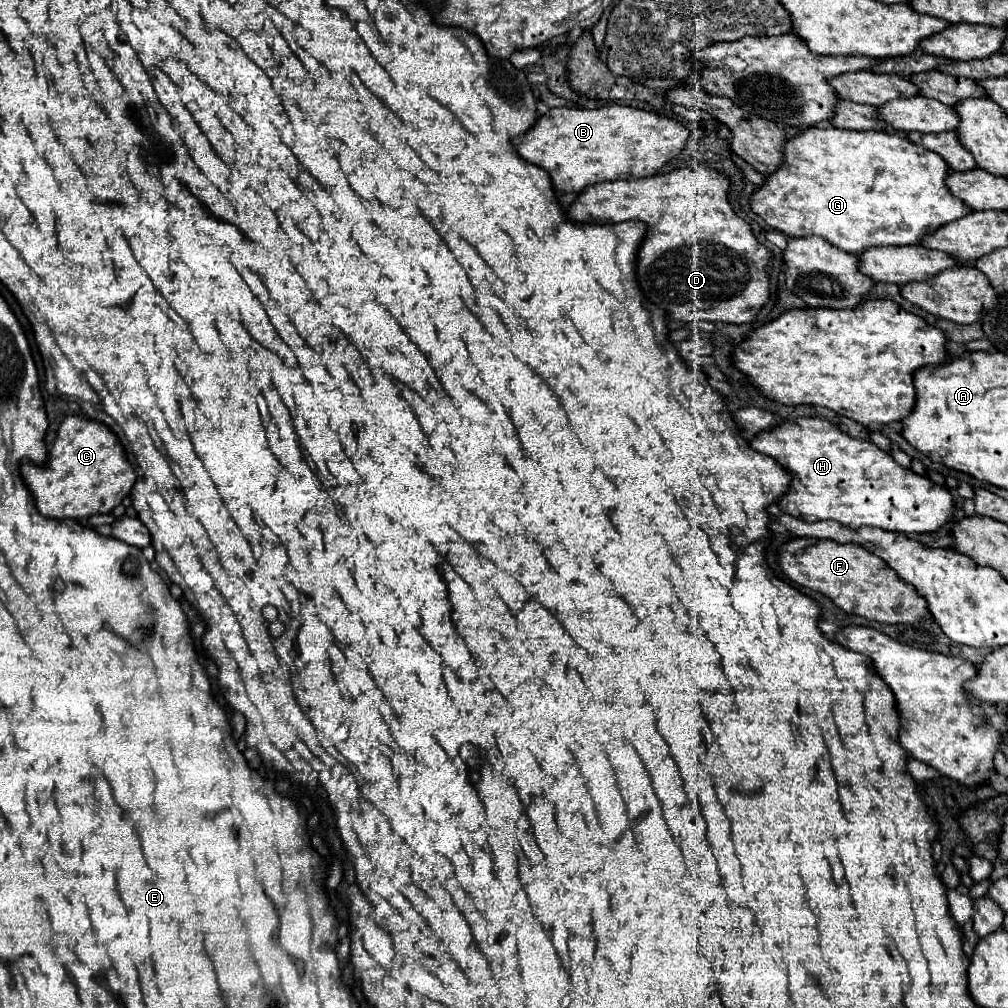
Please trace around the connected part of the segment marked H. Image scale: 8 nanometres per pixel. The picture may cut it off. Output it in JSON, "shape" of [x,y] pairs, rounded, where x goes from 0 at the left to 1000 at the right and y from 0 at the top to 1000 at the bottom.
{"shape":[[[793,414],[787,418],[775,418],[769,426],[751,432],[745,438],[745,443],[753,449],[767,453],[787,471],[785,485],[773,495],[773,503],[777,505],[777,509],[797,513],[797,517],[826,515],[844,525],[860,521],[894,529],[926,529],[945,515],[947,495],[938,481],[928,479],[920,471],[910,471],[906,465],[894,463],[882,449],[874,447],[868,439],[858,436],[846,436],[820,416]]]}

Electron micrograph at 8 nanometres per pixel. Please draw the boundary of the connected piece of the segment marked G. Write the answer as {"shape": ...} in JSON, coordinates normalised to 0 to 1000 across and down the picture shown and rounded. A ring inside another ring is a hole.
{"shape":[[[805,126],[783,138],[779,160],[759,184],[747,191],[745,205],[771,229],[783,235],[818,235],[840,251],[854,253],[862,245],[914,243],[914,239],[932,225],[963,211],[963,205],[951,199],[939,188],[939,162],[926,150],[916,148],[880,130],[834,130],[828,126]]]}

